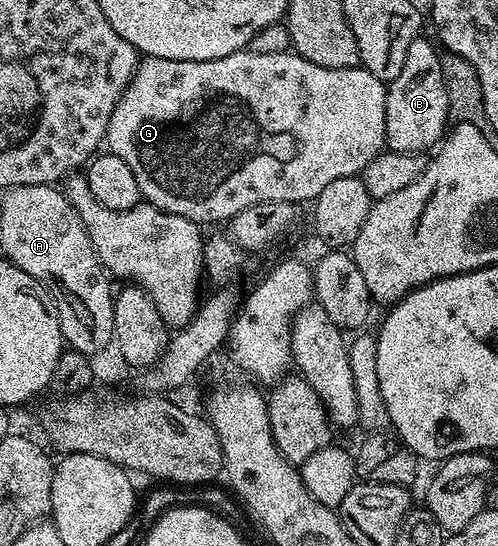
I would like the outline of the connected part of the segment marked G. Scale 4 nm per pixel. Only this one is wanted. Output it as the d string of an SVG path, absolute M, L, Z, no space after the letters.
M284 49L285 51L253 50L236 51L222 59L211 61L171 61L145 57L138 62L137 72L111 113L105 143L108 150L115 157L123 157L131 173L135 173L135 181L139 181L141 198L144 202L150 203L152 207L157 207L161 211L187 217L202 225L221 222L224 224L243 209L267 201L298 205L304 205L306 202L305 204L308 204L316 199L319 193L323 193L323 189L327 189L331 181L339 181L339 177L360 176L367 164L386 150L385 92L387 87L379 81L379 77L371 77L371 73L367 73L360 65L351 69L323 69L323 65L315 65L289 49Z

